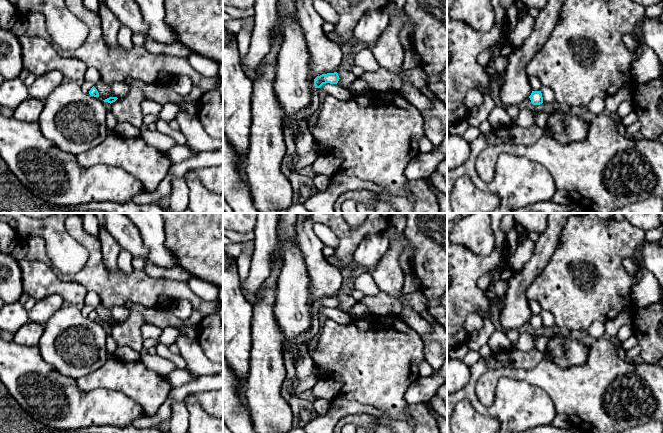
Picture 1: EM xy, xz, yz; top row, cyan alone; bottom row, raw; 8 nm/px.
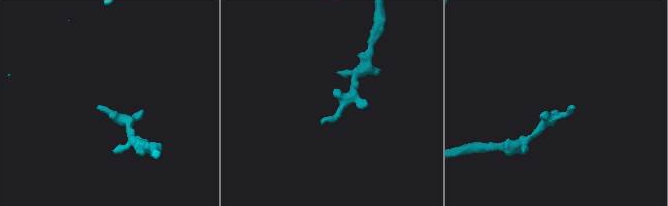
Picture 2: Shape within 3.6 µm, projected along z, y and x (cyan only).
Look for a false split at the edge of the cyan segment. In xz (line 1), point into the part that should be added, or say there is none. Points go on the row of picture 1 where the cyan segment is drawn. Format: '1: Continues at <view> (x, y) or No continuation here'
1: No continuation here

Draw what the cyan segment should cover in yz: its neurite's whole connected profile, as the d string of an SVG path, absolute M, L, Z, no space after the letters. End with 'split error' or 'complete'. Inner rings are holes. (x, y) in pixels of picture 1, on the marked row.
M532 91L529 98L533 105L540 105L543 103L543 97L541 91Z; complete

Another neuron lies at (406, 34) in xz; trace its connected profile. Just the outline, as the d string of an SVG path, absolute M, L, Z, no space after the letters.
M395 3L388 4L386 6L389 18L398 17L402 22L402 27L399 32L399 41L405 50L412 49L414 38L414 23L409 18L405 10L399 10Z

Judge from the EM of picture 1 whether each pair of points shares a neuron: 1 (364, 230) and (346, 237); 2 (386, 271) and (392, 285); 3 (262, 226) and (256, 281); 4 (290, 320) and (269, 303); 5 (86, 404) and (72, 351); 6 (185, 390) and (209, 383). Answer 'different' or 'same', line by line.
1: same
2: same
3: same
4: different
5: same
6: same

